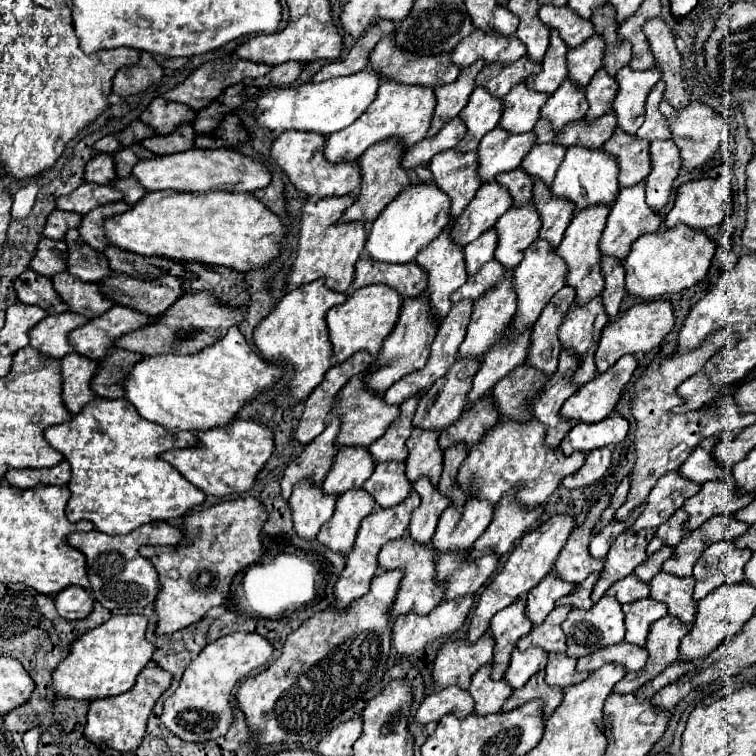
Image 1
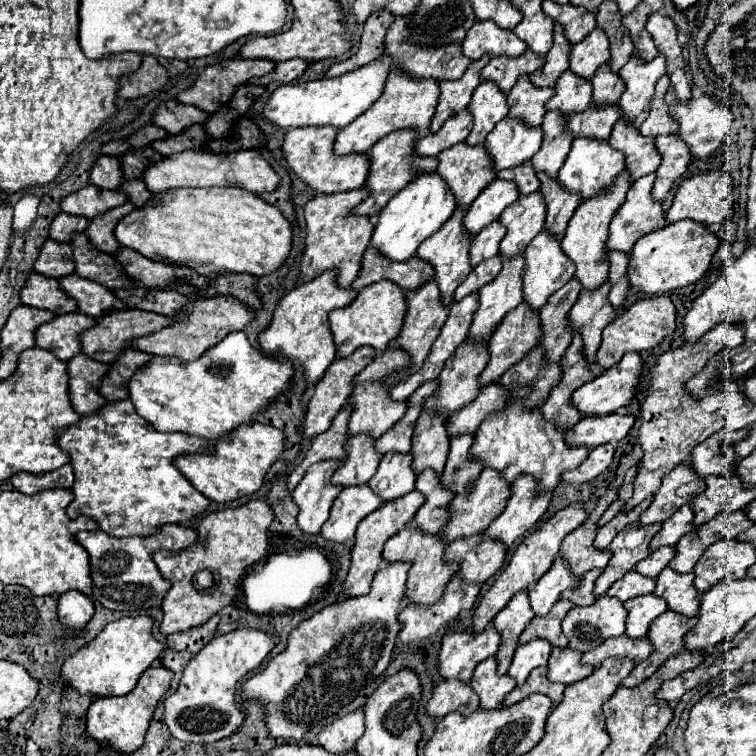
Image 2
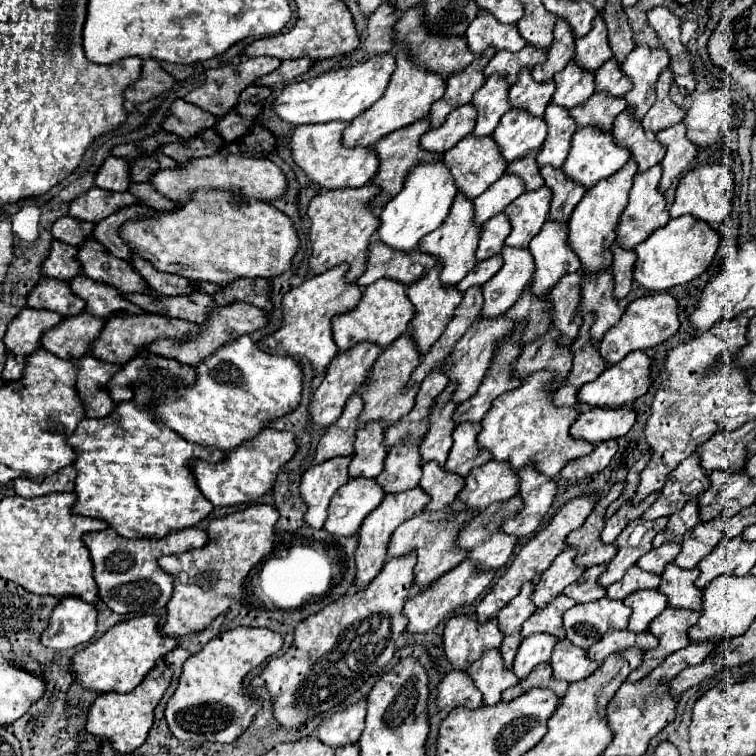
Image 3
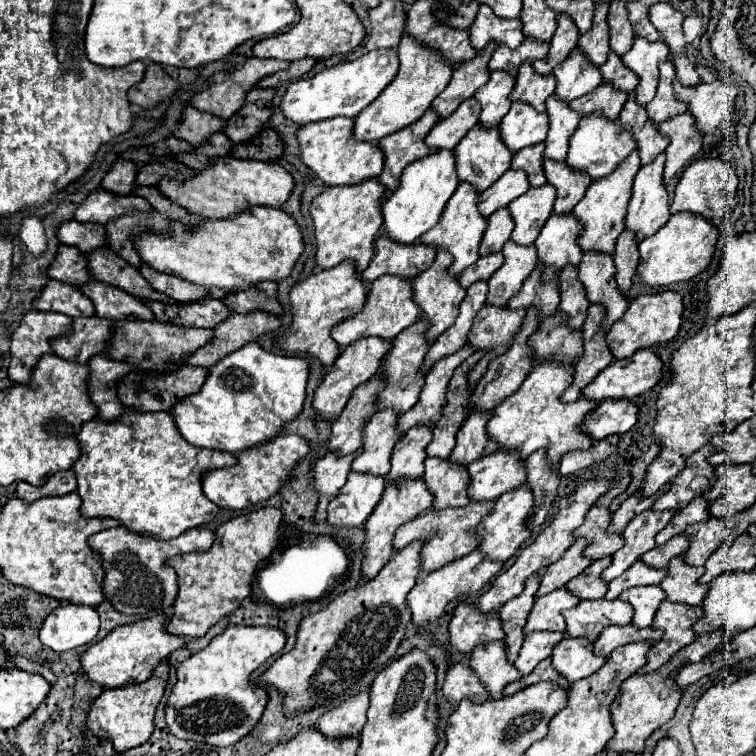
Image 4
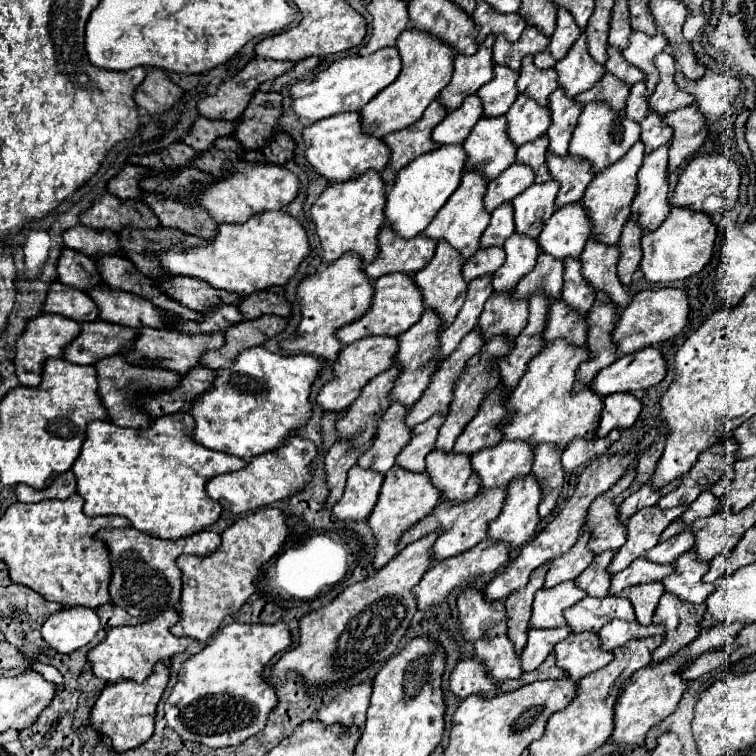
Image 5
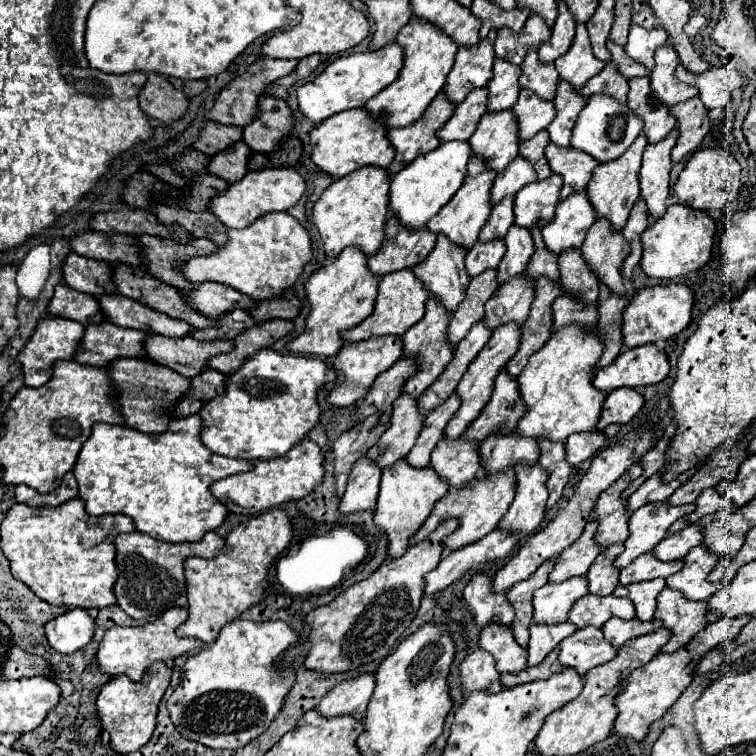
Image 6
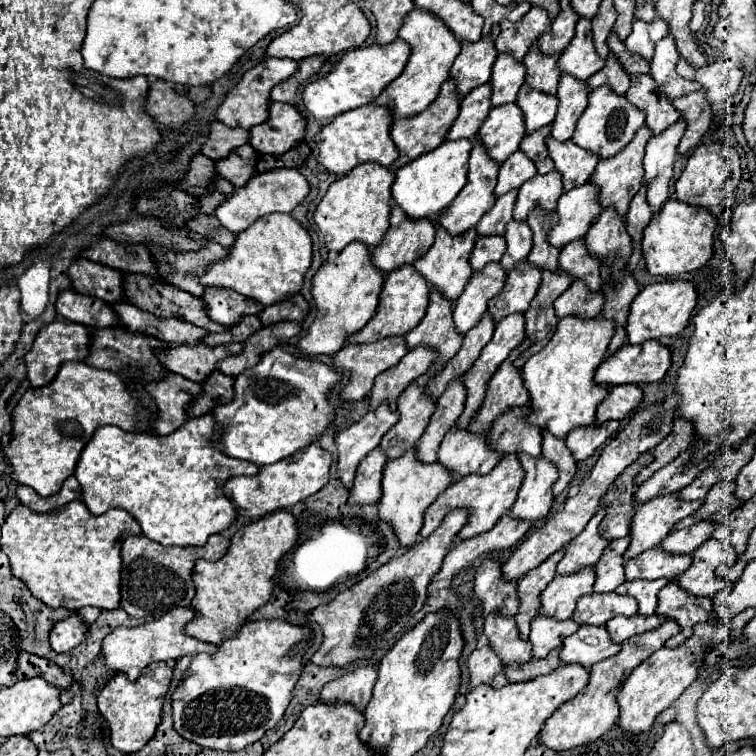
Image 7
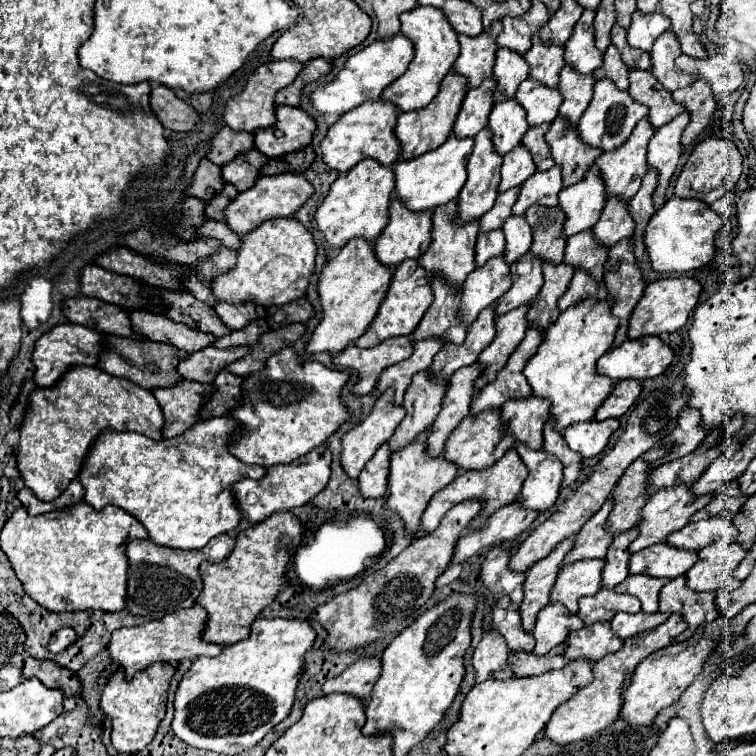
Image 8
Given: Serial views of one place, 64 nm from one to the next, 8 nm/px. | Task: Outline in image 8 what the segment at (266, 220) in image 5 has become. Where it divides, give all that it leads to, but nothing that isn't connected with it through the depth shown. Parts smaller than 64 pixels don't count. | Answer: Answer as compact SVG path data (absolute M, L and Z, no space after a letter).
M272 218L242 238L236 268L214 280L212 290L228 304L252 302L264 308L282 306L306 296L316 266L316 244L312 234L296 218Z

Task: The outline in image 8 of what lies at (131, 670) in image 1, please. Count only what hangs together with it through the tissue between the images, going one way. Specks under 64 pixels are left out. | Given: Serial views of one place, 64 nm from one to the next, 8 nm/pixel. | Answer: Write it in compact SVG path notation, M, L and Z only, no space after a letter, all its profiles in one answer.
M192 606L188 610L178 610L168 614L162 620L152 620L142 626L132 626L132 628L120 628L112 634L108 650L112 658L124 666L126 678L132 678L136 672L148 668L154 662L180 662L184 658L200 658L200 656L218 656L224 646L222 644L212 644L202 638L204 626L208 620L208 612L202 606Z

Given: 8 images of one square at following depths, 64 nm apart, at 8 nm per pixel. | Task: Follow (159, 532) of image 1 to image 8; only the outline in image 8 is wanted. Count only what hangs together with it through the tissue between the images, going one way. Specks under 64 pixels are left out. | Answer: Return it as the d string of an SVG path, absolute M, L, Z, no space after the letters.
M220 534L212 538L202 550L174 550L160 546L152 540L132 540L128 544L130 576L128 576L128 596L126 608L136 616L150 616L152 620L164 618L180 608L190 608L202 592L202 578L198 566L202 562L222 562L230 556L236 546L236 538Z

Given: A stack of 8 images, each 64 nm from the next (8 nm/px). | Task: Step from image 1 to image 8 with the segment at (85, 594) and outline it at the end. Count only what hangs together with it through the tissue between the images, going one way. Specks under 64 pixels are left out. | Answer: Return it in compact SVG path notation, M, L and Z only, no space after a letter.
M62 628L62 630L58 630L52 638L50 638L50 642L48 642L48 652L52 652L52 654L58 654L58 652L62 652L62 650L66 650L70 644L74 644L76 642L76 632L72 630L72 628Z

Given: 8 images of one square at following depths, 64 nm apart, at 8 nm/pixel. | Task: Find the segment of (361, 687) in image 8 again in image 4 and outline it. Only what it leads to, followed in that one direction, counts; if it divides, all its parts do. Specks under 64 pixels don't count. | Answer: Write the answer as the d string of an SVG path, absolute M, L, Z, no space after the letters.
M362 690L356 696L344 700L340 706L322 714L316 726L324 736L330 738L360 736L360 730L366 724L368 706L370 706L370 690Z

